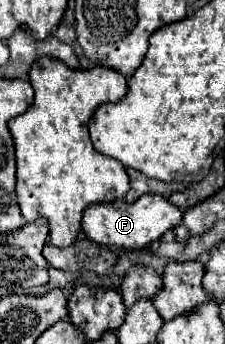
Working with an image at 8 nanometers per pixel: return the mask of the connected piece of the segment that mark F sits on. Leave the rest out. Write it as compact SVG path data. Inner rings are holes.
M145 193L135 203L115 201L115 203L99 203L87 207L87 211L83 211L83 233L87 239L105 247L145 249L151 243L155 243L165 231L179 225L181 217L183 217L181 209L171 205L165 197Z

